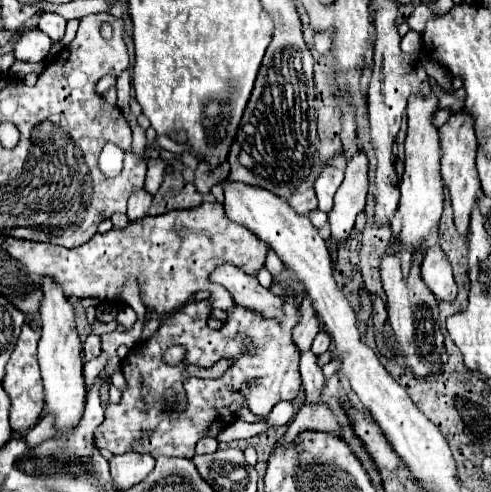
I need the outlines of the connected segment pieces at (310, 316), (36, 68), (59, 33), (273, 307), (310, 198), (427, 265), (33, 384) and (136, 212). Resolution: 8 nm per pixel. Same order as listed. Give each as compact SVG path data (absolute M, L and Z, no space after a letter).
M308 294L304 296L300 308L302 308L302 318L300 318L298 326L294 328L294 344L300 348L300 352L306 352L306 348L312 346L316 334L320 332L320 322L318 322L318 316L312 308Z
M14 62L14 64L12 64L12 68L10 68L10 72L12 72L16 78L24 78L28 72L36 72L36 74L40 74L42 70L44 70L44 62L40 62L40 64Z
M42 14L38 28L42 28L42 32L46 32L56 42L56 40L60 40L64 36L66 20L62 16L58 16L58 14Z
M226 262L218 266L210 274L210 282L224 286L236 304L246 306L254 312L260 312L264 318L274 318L278 312L282 312L282 300L260 286L256 276L250 276L242 272L242 268Z
M308 188L304 192L296 192L292 198L290 198L290 206L294 206L294 210L298 214L308 214L312 210L318 208L318 198L316 198L316 192L314 188Z
M430 246L422 262L422 278L438 300L452 302L456 298L456 282L452 268L440 246Z
M28 324L22 326L22 334L16 342L16 348L6 364L6 376L4 376L4 390L10 396L10 426L18 434L24 434L28 428L32 428L44 408L44 390L40 380L40 368L36 360L36 348L38 348L40 334L32 330Z
M136 188L128 200L128 218L130 220L144 218L150 204L152 204L152 194L148 194L144 188Z

